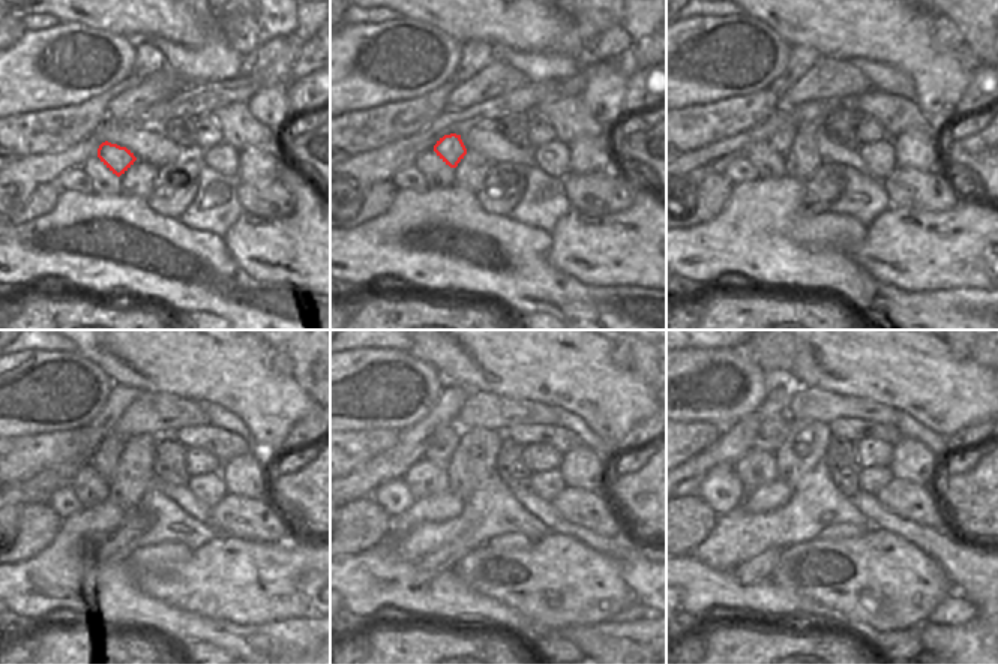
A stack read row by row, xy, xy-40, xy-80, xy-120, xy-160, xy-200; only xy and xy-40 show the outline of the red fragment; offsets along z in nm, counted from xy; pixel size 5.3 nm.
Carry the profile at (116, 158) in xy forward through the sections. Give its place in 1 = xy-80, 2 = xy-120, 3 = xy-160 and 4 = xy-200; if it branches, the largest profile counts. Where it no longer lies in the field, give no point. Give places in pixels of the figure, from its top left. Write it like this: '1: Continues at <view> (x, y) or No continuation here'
1: Continues at xy-80 (781, 141)
2: Continues at xy-120 (105, 457)
3: Continues at xy-160 (443, 442)
4: Continues at xy-200 (773, 417)

